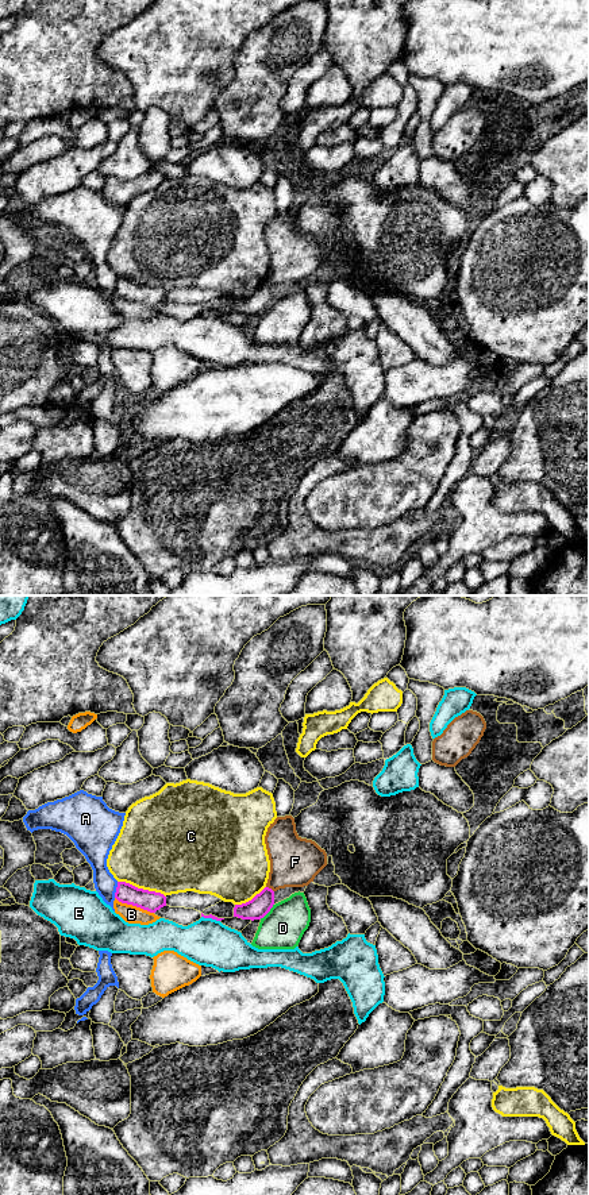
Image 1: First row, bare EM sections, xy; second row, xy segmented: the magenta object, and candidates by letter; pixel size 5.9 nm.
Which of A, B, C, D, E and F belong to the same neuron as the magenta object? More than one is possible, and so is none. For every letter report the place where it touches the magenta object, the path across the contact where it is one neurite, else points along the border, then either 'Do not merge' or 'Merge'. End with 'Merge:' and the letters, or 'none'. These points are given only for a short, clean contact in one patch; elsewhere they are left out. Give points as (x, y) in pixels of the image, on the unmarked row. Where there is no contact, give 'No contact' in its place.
A: Touches magenta at xy (116, 285). Do not merge
B: Touches magenta at xy (134, 300). Do not merge
C: Touches magenta at xy (142, 284). Do not merge
D: Touches magenta at xy (268, 307). Boundary: xy (273, 299), (260, 313). Do not merge
E: Touches magenta at xy (211, 312). Do not merge
F: Touches magenta at xy (270, 284). Boundary: xy (266, 281), (273, 286). Do not merge
Merge: none

